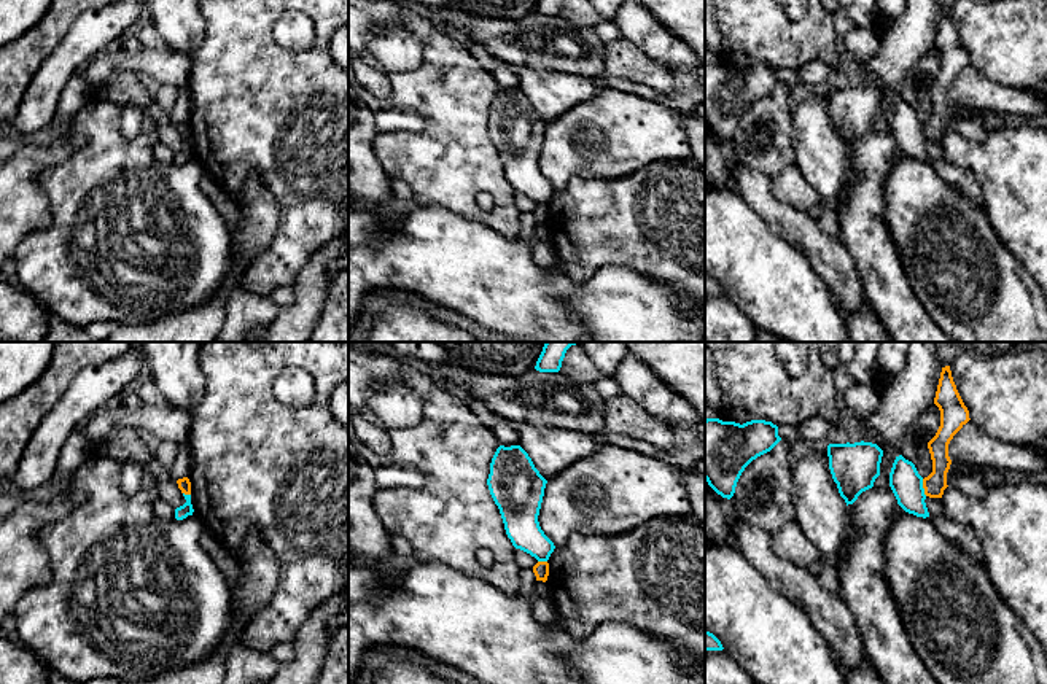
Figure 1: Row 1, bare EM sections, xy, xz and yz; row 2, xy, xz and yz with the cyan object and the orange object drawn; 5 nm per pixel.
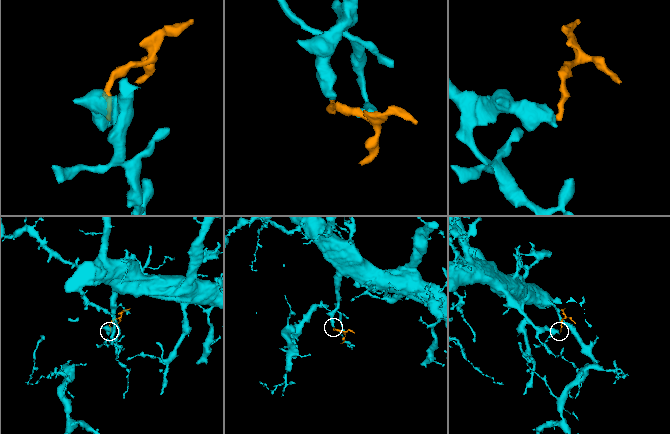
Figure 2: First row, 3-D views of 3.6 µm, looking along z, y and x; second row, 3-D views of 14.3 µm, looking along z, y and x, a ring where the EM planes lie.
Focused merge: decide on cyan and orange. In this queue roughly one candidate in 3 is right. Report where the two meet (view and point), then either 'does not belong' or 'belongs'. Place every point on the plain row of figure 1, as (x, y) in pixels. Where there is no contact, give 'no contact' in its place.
contact yz (922, 131); does not belong

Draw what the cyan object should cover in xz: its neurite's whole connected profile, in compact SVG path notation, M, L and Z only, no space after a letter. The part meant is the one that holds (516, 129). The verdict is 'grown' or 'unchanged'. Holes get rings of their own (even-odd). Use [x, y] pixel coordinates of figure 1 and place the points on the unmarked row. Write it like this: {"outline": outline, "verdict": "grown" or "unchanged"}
{"outline": "M520 89L496 92L487 122L490 138L512 189L538 205L547 205L555 192L538 165L546 127Z", "verdict": "unchanged"}

